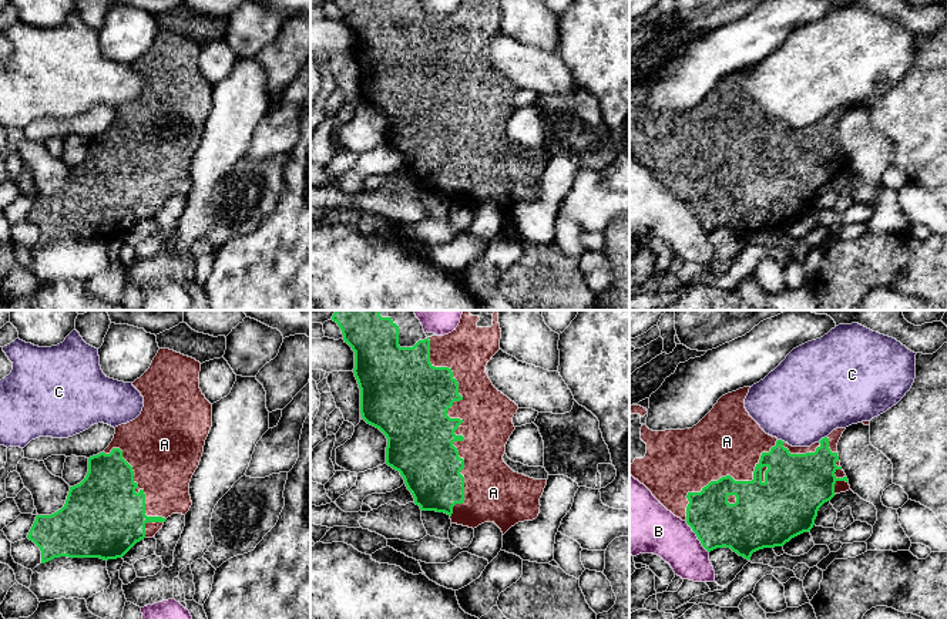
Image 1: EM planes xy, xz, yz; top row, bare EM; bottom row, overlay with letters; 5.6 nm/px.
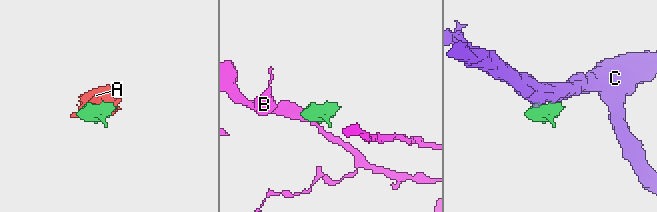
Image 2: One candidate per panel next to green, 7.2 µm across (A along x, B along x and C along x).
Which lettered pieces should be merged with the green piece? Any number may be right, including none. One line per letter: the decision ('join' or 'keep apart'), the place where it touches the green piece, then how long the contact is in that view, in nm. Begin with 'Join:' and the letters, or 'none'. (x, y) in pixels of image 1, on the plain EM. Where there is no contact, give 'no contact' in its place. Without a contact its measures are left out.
Join: A
A: join; contact xz (460, 104); length 1000 nm
B: keep apart; contact yz (697, 217); length 220 nm
C: keep apart; contact yz (822, 120); length 70 nm

